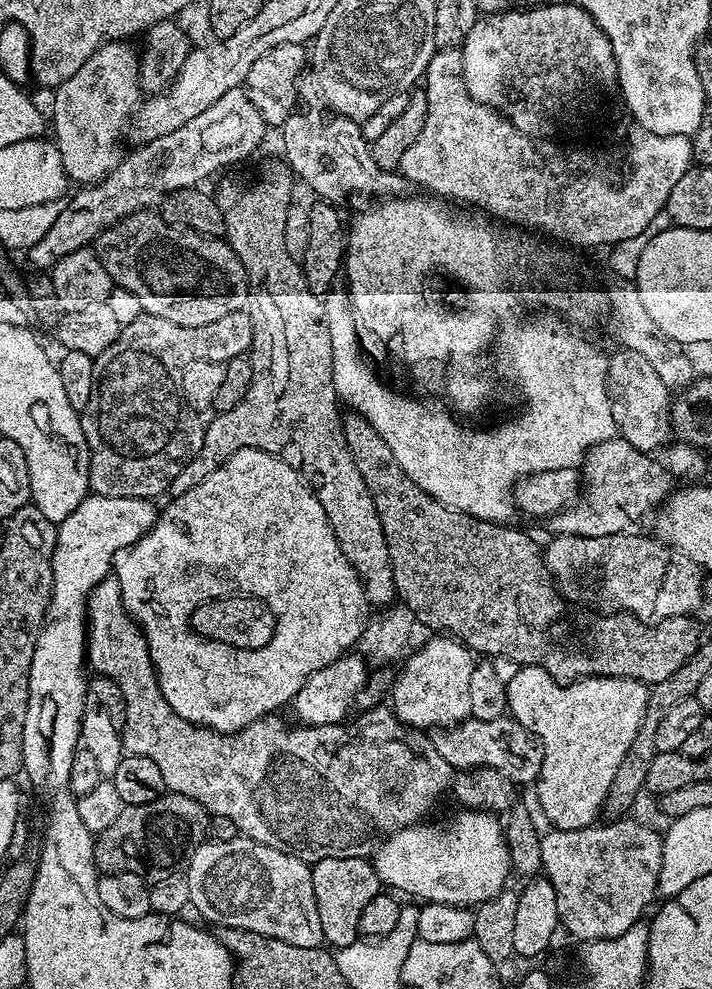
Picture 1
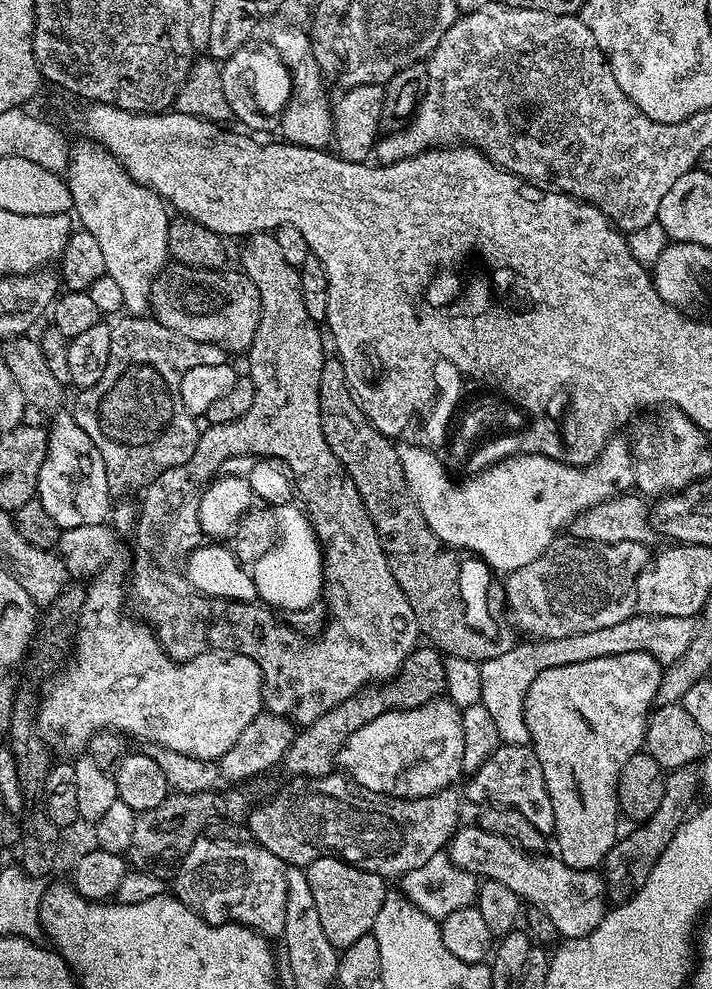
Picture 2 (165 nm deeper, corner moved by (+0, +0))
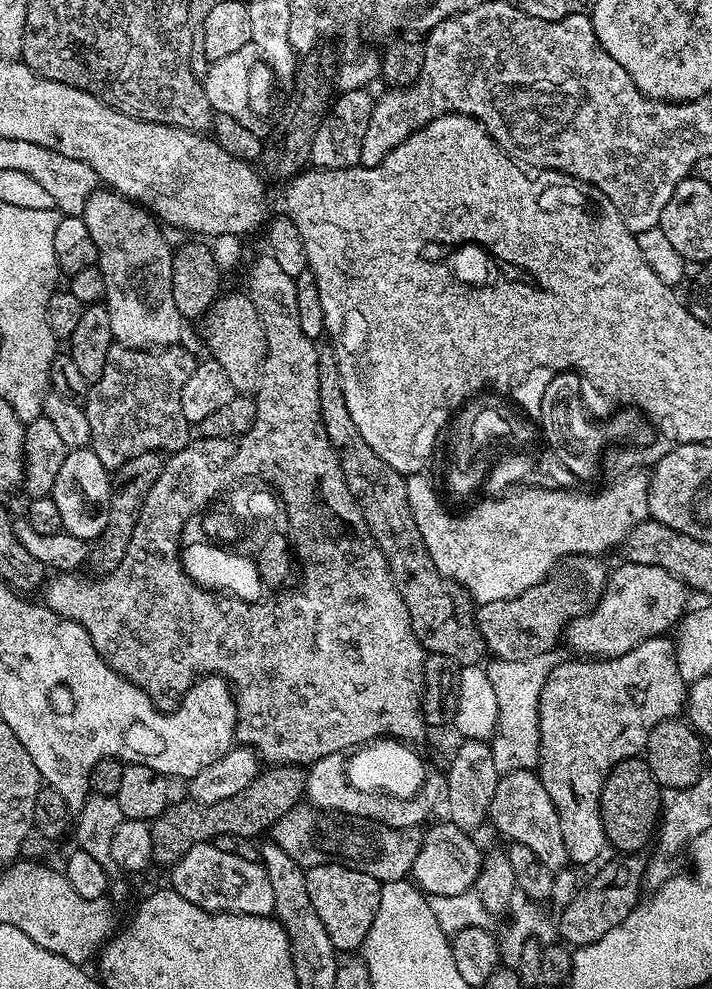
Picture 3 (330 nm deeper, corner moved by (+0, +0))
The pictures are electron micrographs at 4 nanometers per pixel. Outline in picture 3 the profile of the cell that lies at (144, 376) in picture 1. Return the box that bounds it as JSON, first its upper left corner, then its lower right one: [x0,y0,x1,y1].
[82,342,198,470]

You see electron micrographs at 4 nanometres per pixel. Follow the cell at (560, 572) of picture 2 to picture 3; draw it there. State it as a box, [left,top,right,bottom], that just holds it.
[474,556,609,660]

